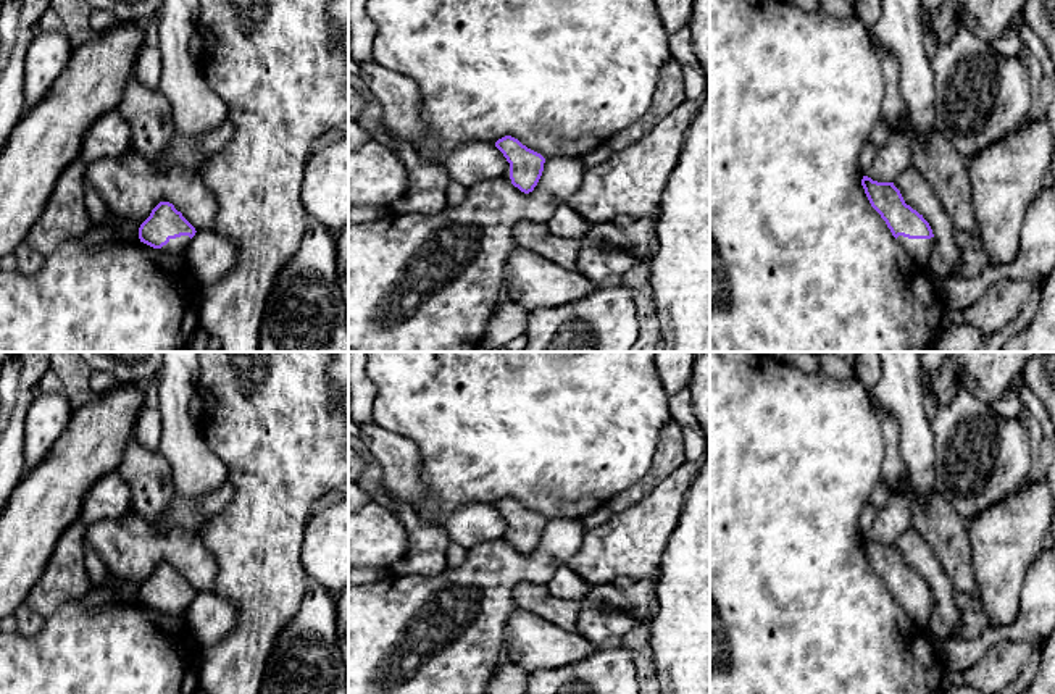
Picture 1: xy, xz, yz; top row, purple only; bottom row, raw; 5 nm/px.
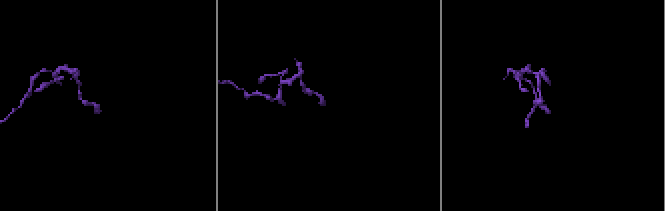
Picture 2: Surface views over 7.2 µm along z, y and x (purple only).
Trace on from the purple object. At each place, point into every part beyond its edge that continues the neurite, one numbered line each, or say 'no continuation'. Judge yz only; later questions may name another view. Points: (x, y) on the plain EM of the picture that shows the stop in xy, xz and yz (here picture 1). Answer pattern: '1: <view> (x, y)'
1: yz (920, 610)

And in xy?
1: xy (178, 607)

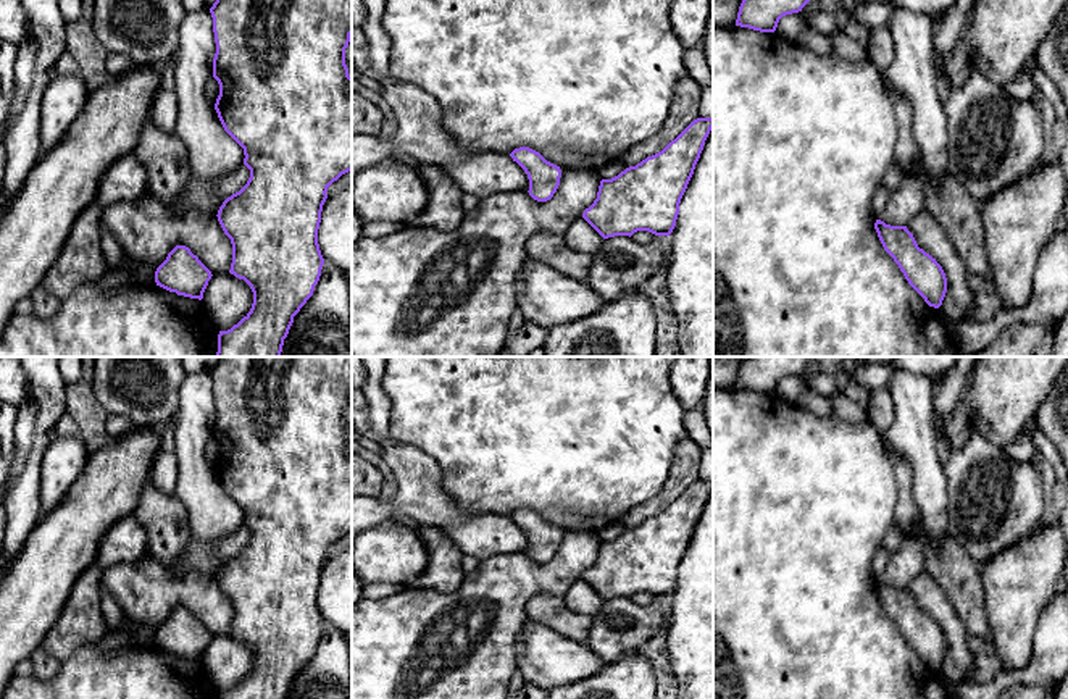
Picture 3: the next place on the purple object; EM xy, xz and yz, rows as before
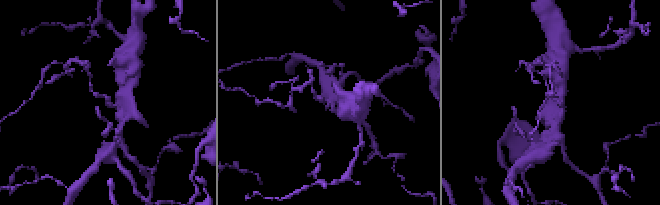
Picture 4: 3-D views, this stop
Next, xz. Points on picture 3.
no continuation

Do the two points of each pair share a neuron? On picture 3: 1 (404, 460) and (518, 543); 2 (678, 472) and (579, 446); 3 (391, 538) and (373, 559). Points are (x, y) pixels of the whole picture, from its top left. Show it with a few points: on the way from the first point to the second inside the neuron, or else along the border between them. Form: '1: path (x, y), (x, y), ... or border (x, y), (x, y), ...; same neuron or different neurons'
1: path (425, 491), (463, 530), (473, 535), (488, 535); same neuron
2: border (686, 436), (676, 446), (663, 488), (647, 501); different neurons
3: path (389, 543), (378, 554); same neuron

